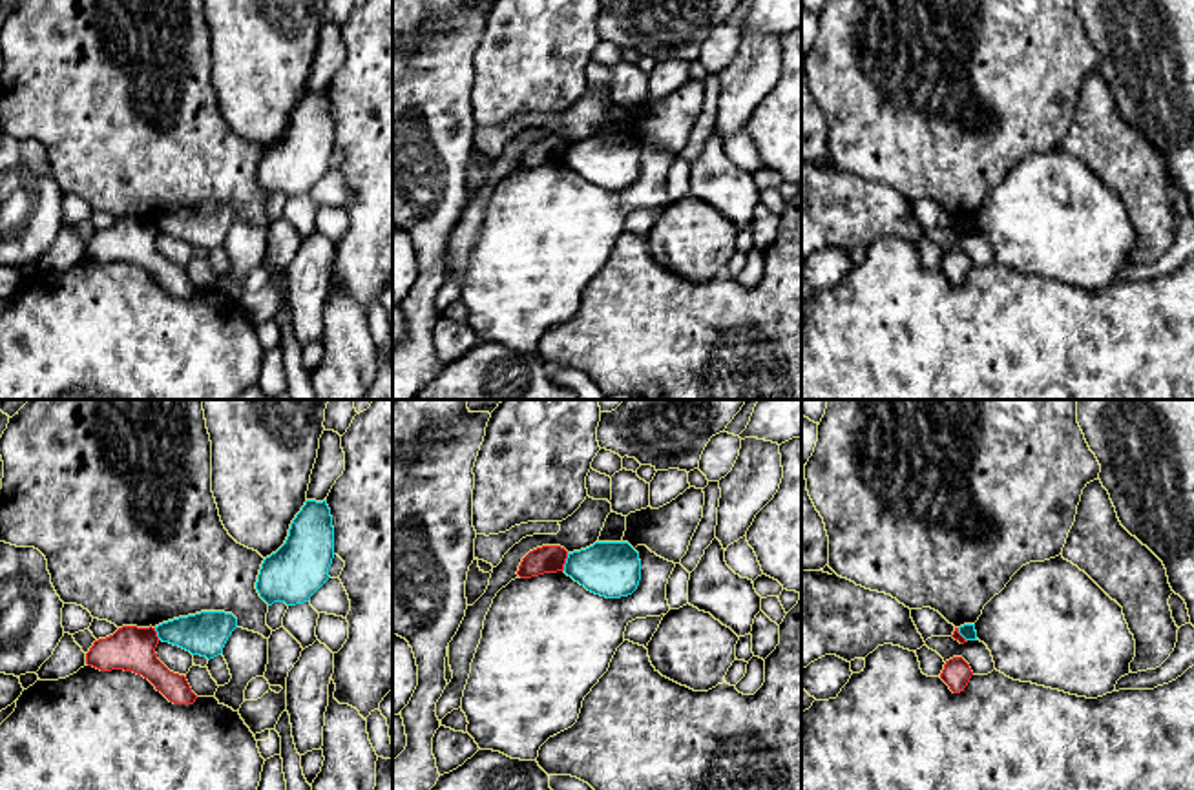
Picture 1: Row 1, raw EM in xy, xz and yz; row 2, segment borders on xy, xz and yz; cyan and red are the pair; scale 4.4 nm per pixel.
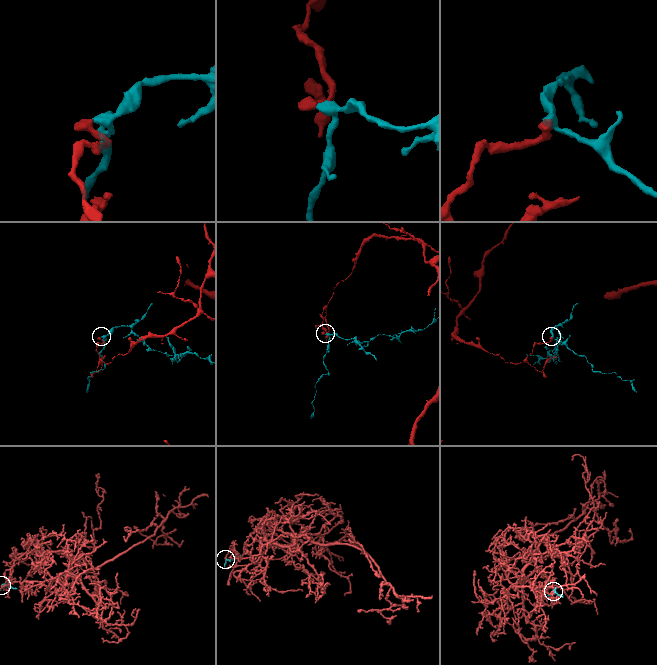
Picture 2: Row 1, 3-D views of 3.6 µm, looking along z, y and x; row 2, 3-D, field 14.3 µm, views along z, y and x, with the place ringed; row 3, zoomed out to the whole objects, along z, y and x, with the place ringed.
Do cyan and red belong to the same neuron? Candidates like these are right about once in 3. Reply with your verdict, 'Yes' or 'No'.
No

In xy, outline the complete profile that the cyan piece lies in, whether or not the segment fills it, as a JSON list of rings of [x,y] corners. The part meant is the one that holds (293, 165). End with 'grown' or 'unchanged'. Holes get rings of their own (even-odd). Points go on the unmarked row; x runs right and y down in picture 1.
[[[307,91],[290,115],[285,135],[261,155],[256,181],[272,197],[296,197],[330,170],[334,119],[327,91]]]; unchanged

